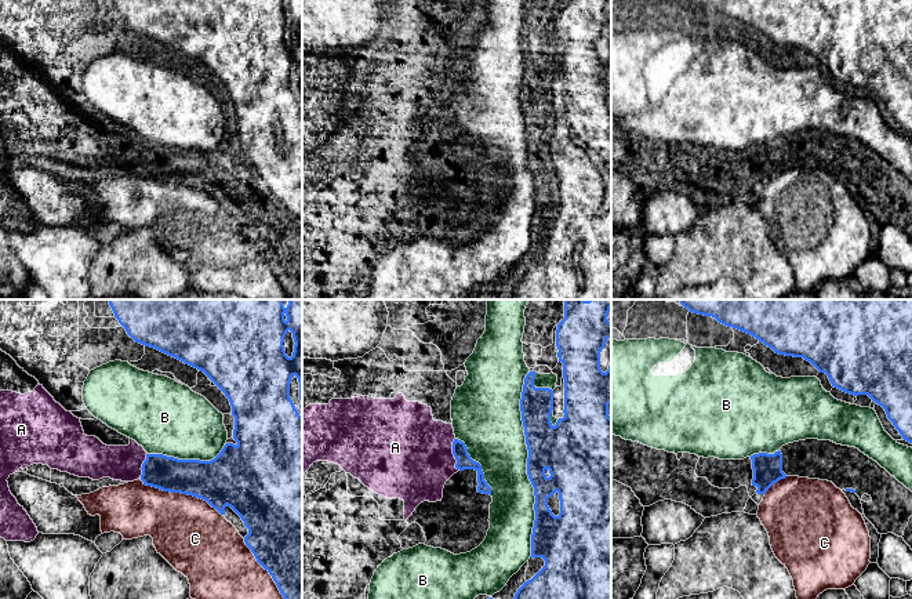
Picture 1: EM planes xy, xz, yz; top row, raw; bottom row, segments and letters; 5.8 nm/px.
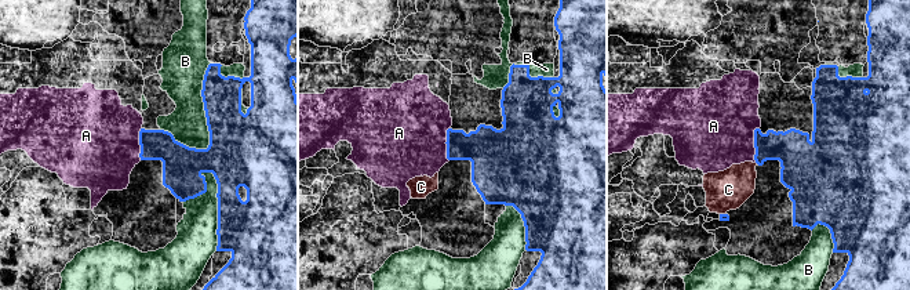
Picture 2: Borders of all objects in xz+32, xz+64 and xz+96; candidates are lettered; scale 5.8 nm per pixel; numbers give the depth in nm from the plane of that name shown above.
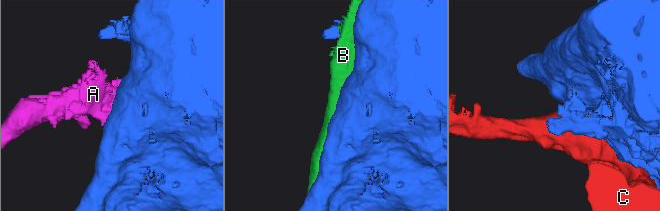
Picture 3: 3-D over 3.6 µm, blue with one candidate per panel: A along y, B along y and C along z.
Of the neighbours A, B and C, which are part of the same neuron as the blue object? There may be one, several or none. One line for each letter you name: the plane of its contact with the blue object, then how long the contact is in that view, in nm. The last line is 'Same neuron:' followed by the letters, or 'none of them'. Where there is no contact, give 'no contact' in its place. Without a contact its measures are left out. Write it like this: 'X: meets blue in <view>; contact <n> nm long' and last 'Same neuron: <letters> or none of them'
Same neuron: none of them

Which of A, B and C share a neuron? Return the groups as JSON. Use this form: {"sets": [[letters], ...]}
{"sets": [["A"], ["B"], ["C"]]}

